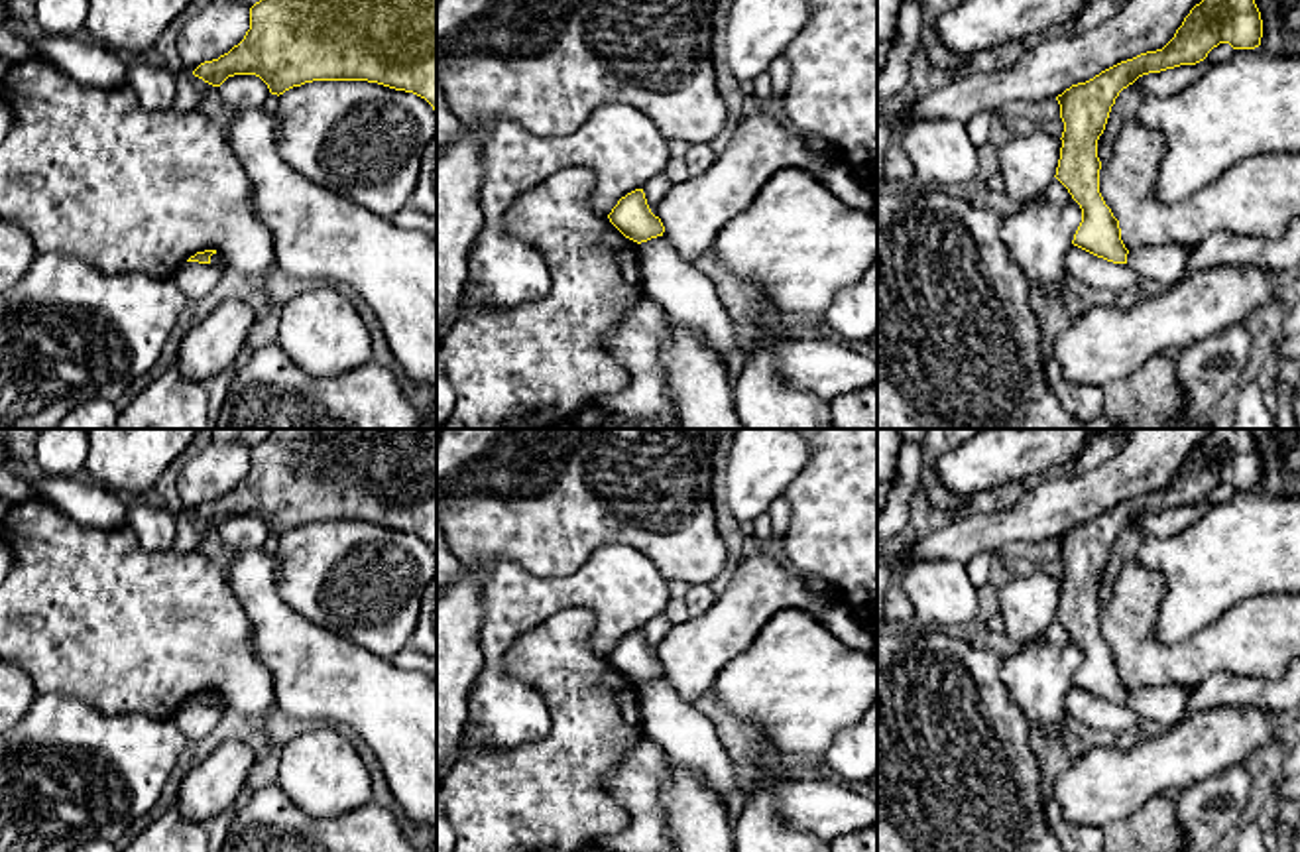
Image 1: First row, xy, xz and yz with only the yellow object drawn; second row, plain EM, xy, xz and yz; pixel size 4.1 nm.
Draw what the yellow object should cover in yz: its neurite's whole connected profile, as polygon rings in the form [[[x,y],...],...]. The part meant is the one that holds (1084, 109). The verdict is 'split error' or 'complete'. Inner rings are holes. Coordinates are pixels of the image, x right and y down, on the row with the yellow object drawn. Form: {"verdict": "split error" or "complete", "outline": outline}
{"verdict": "complete", "outline": [[[1202,0],[1162,49],[1121,61],[1056,96],[1064,132],[1054,177],[1082,209],[1074,246],[1113,264],[1127,264],[1129,250],[1121,240],[1119,220],[1099,193],[1097,157],[1097,140],[1119,92],[1143,75],[1196,65],[1219,43],[1255,49],[1261,37],[1263,20],[1255,0]]]}

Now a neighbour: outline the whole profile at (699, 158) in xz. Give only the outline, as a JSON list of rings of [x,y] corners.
[[[692,144],[686,150],[686,167],[690,177],[704,173],[716,159],[716,152],[710,144]]]

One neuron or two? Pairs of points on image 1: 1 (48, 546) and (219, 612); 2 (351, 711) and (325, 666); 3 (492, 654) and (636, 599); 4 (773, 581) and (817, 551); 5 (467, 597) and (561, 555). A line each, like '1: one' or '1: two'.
1: one
2: one
3: one
4: two
5: two

